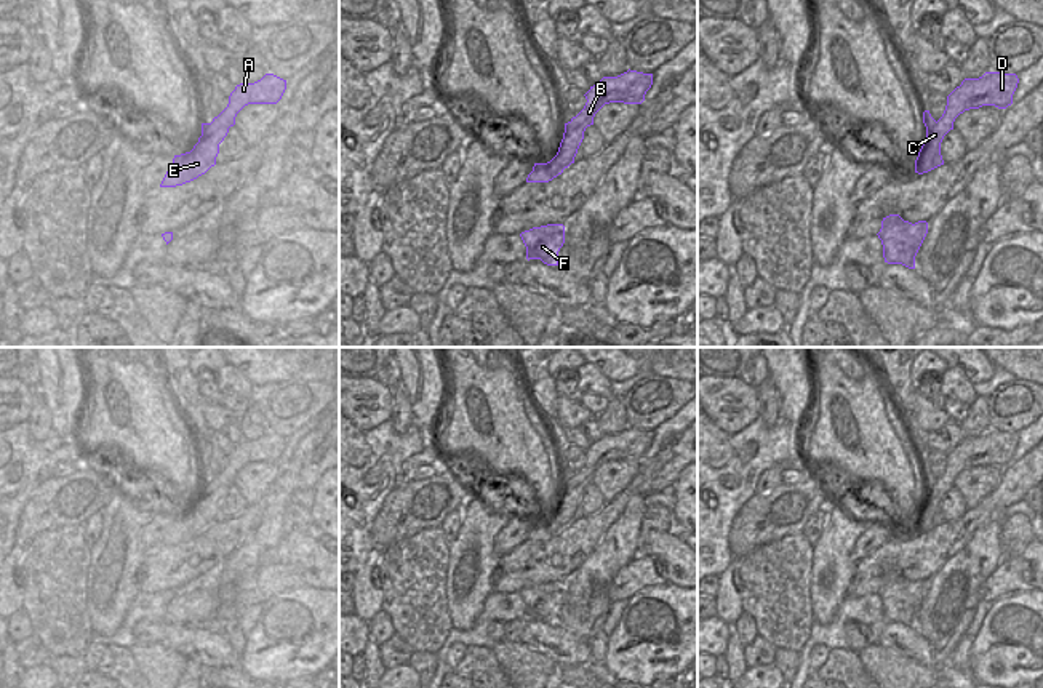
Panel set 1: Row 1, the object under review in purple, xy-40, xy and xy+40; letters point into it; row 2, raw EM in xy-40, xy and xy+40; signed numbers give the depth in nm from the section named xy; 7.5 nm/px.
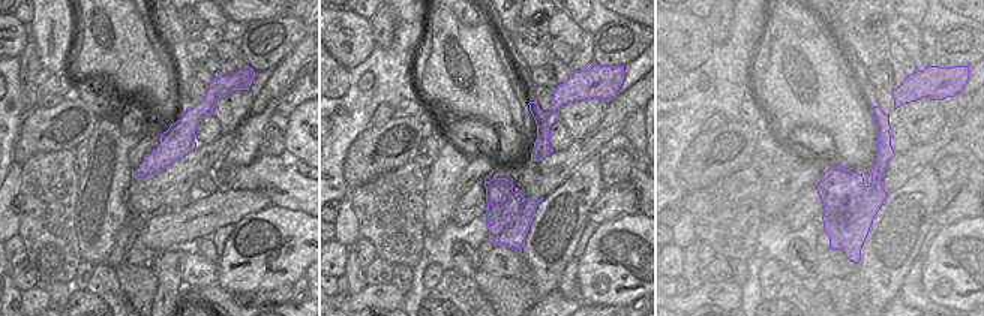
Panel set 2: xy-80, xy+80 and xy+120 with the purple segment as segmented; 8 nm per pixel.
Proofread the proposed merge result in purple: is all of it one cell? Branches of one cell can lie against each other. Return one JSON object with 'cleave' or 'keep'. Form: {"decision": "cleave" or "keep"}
{"decision": "keep"}

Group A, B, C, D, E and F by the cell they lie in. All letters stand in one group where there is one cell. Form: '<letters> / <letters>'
A B C D E F

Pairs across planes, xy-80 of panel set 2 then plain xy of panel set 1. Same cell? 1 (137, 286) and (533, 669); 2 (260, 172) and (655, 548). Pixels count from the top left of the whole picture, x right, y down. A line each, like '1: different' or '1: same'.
1: same
2: same

